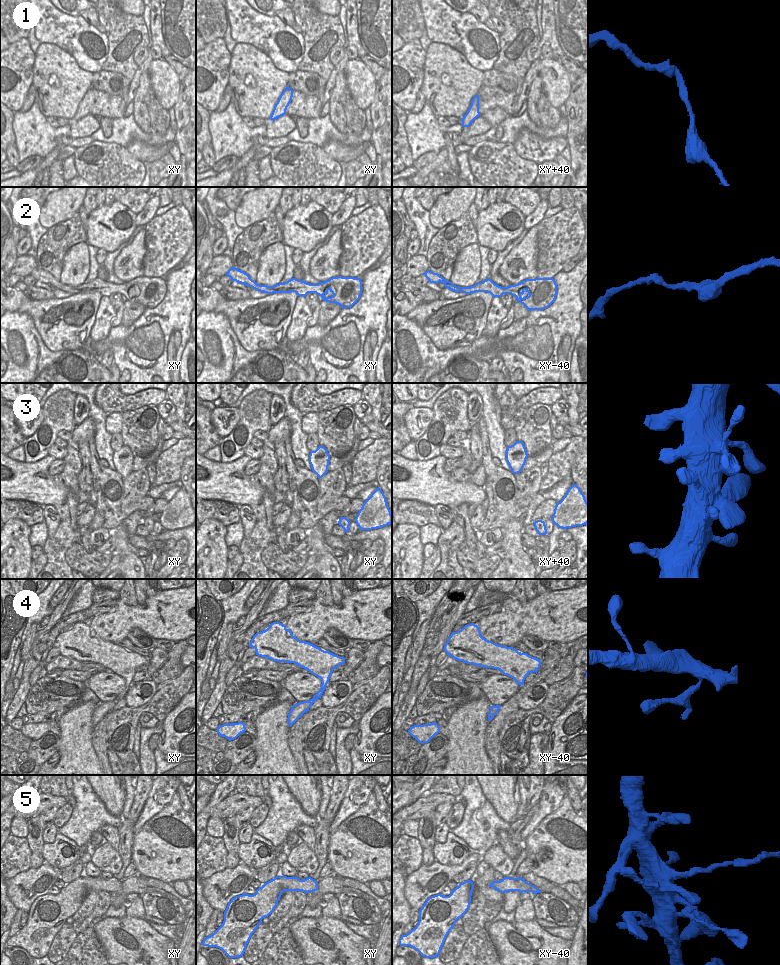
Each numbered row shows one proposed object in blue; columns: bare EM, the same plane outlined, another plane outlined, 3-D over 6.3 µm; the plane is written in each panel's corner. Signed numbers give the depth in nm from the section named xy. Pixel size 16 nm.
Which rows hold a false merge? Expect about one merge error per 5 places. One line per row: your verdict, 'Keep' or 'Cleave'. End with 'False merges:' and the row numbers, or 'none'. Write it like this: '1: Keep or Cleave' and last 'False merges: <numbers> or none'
1: Keep
2: Keep
3: Keep
4: Keep
5: Cleave
False merges: 5

